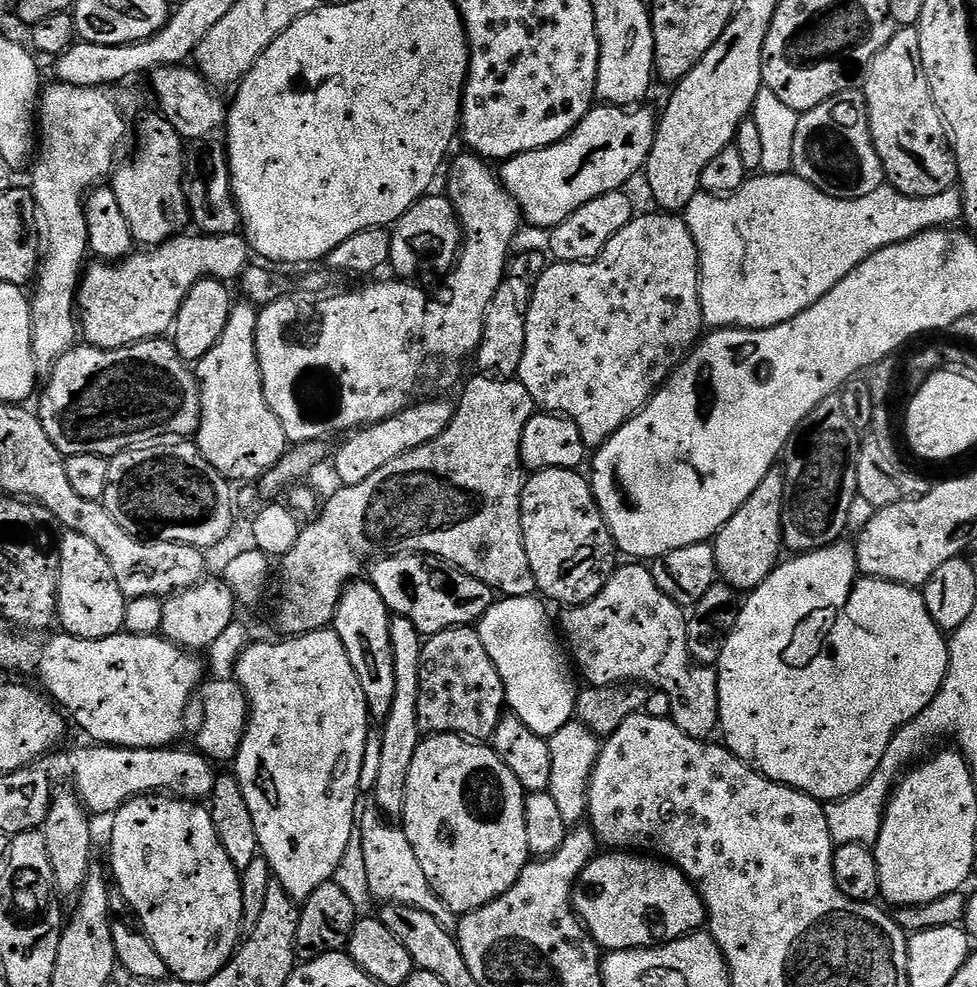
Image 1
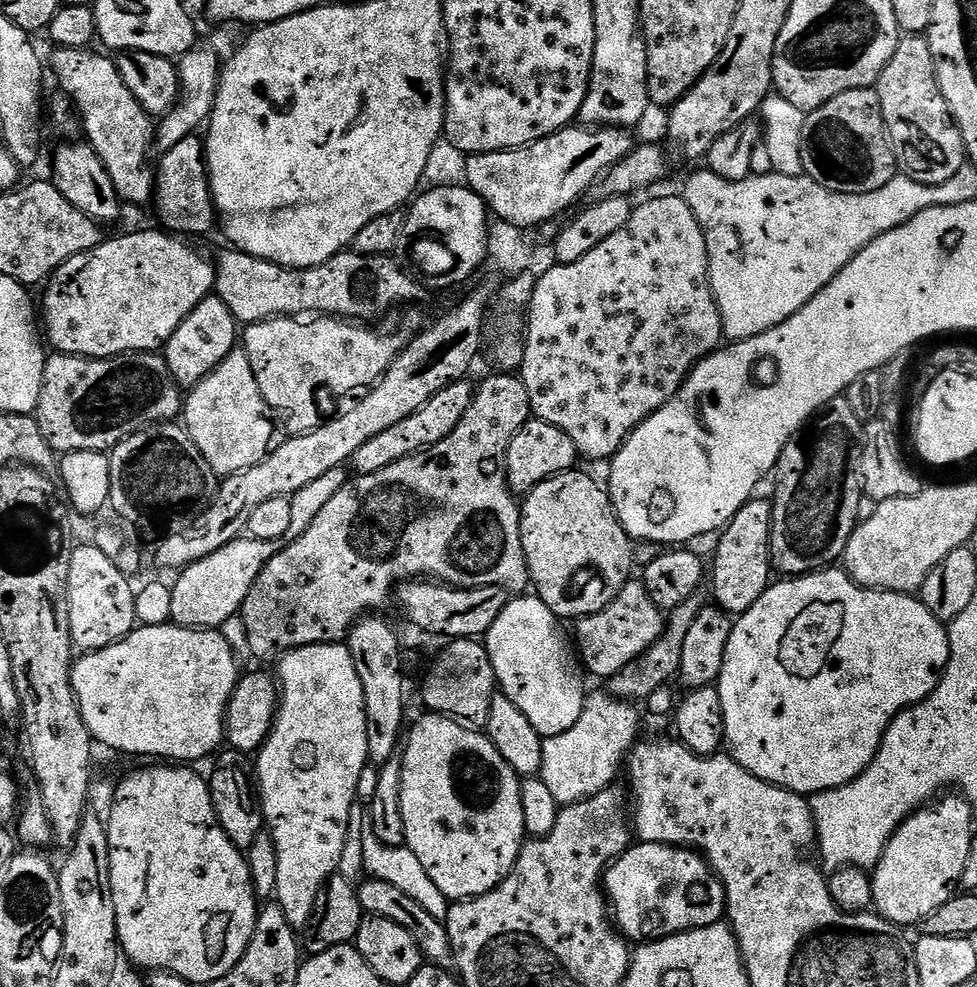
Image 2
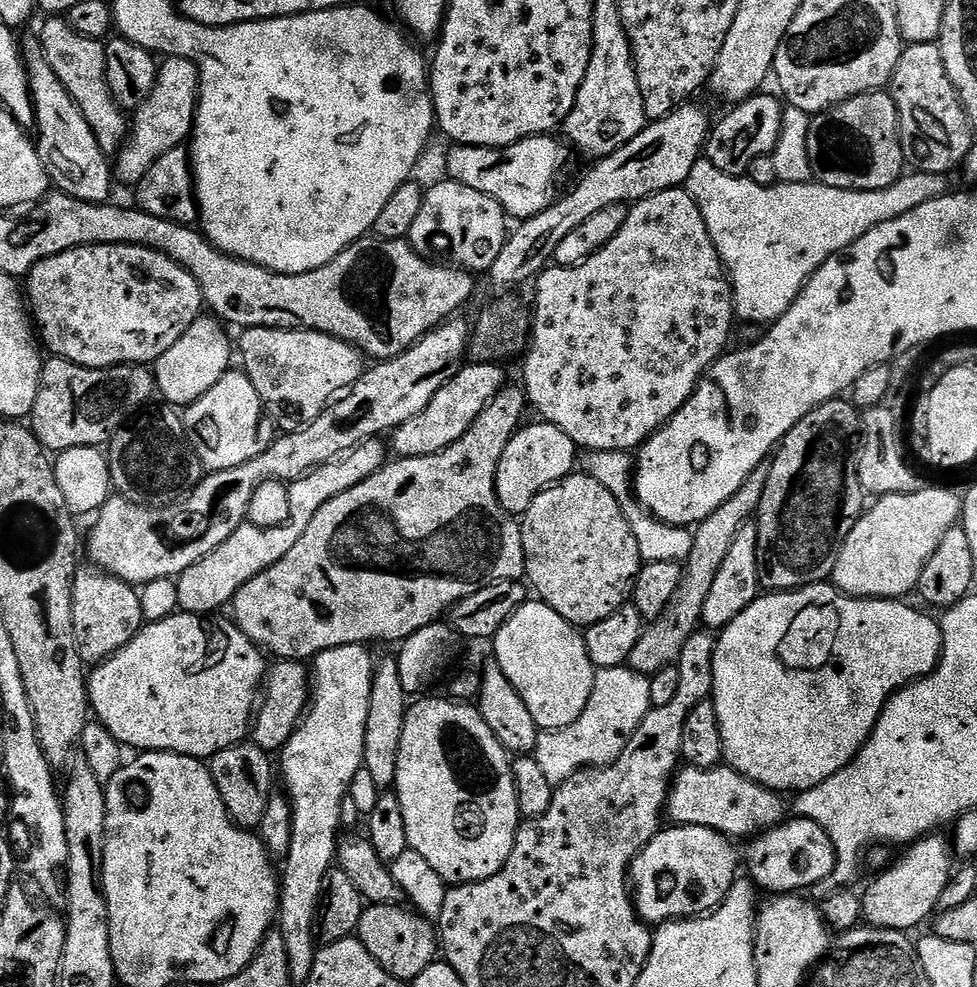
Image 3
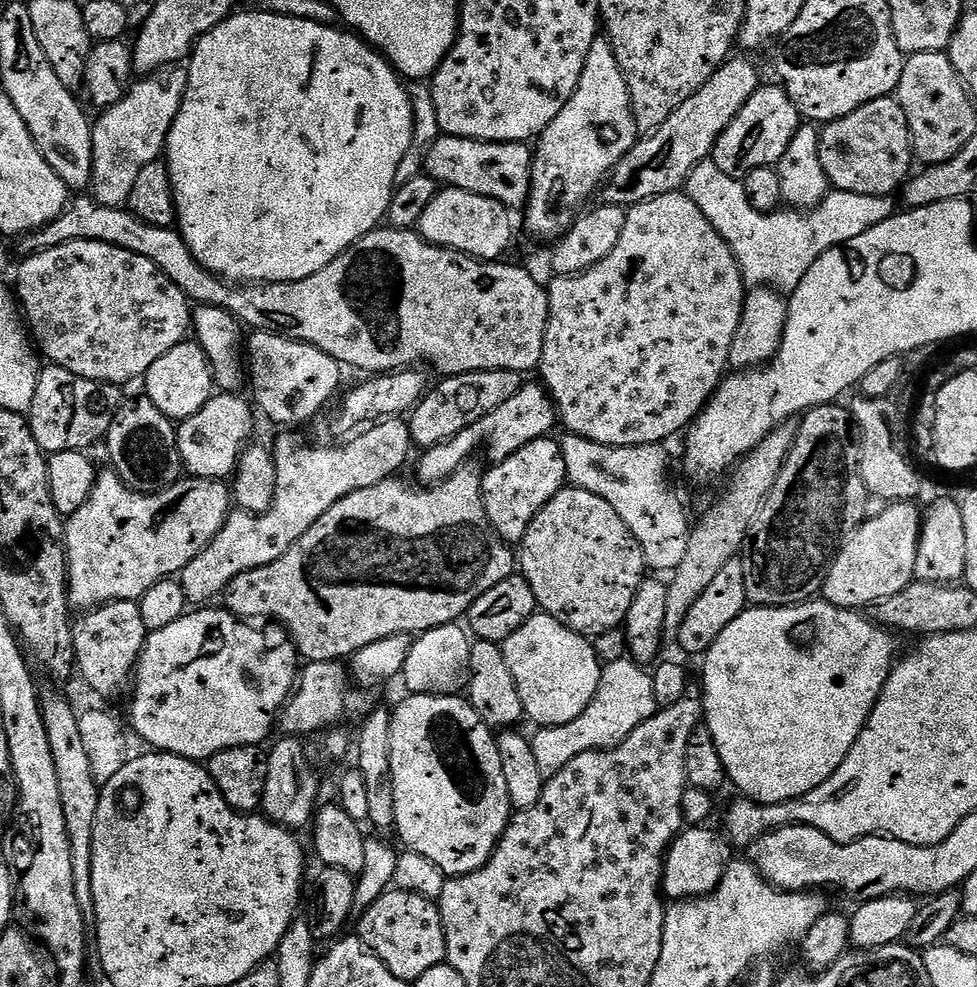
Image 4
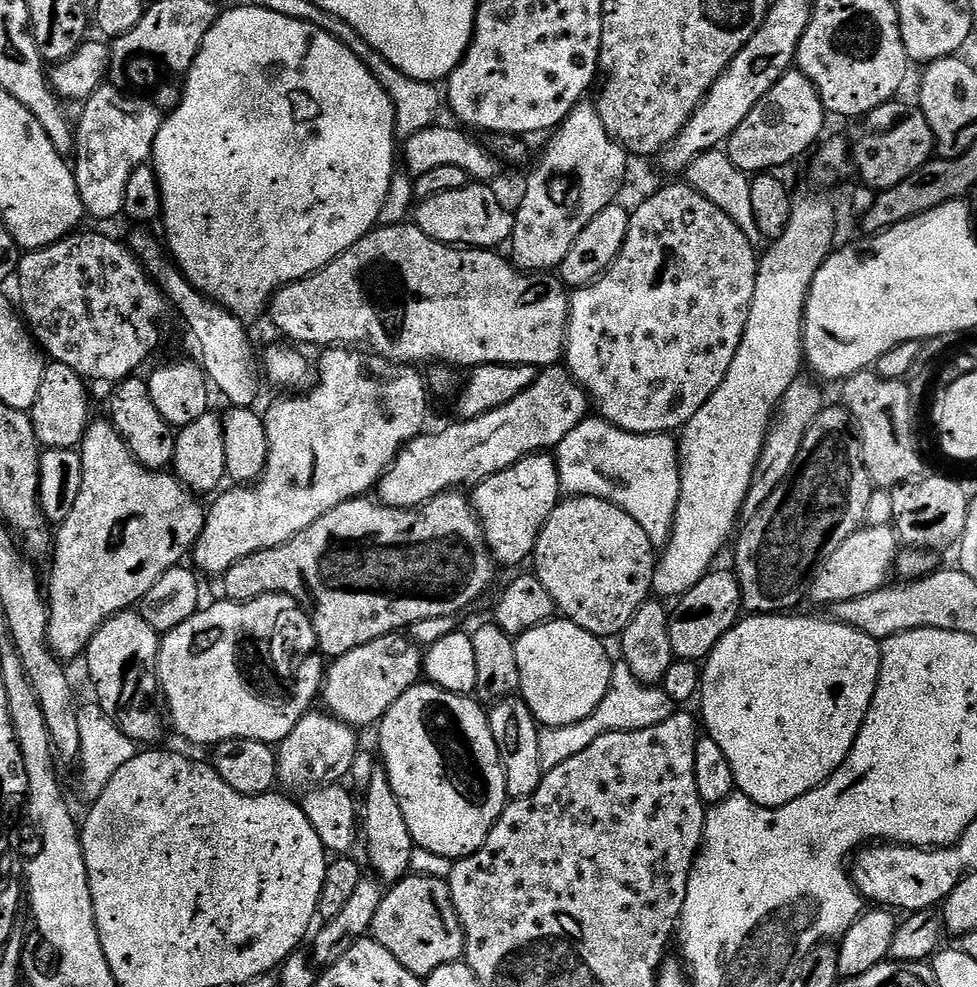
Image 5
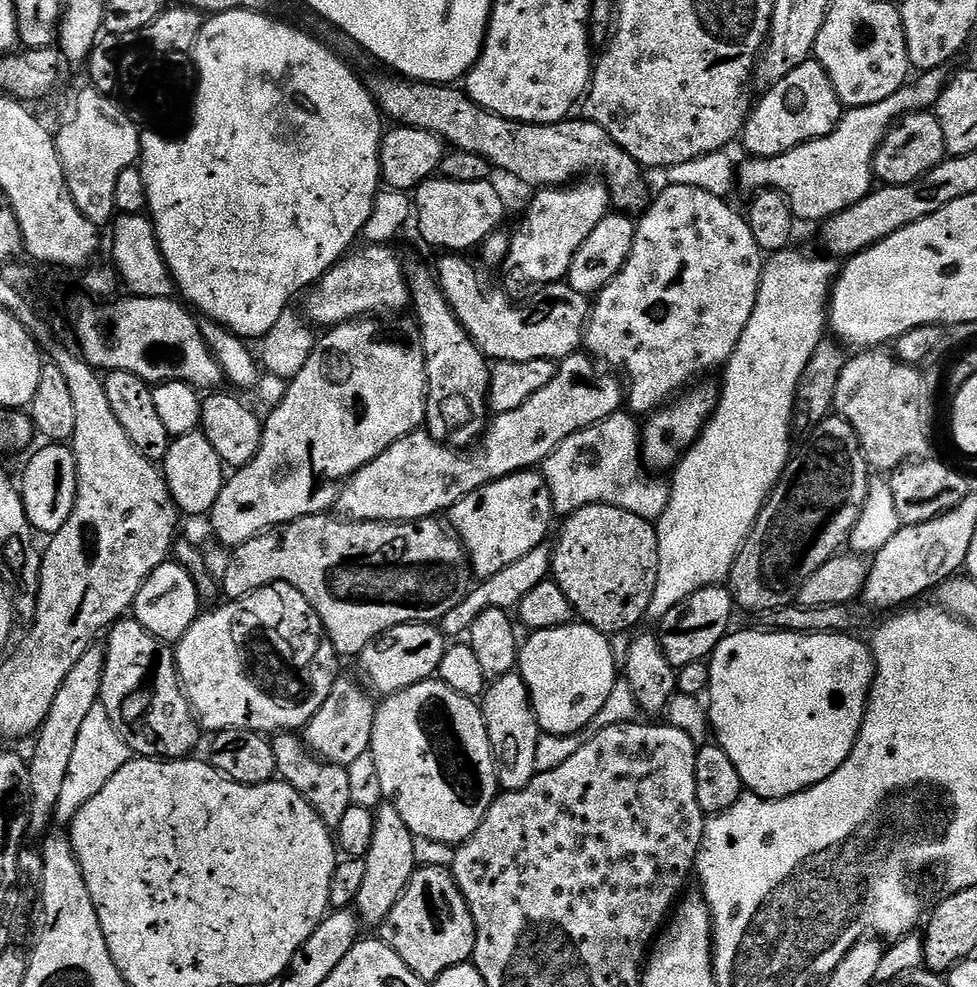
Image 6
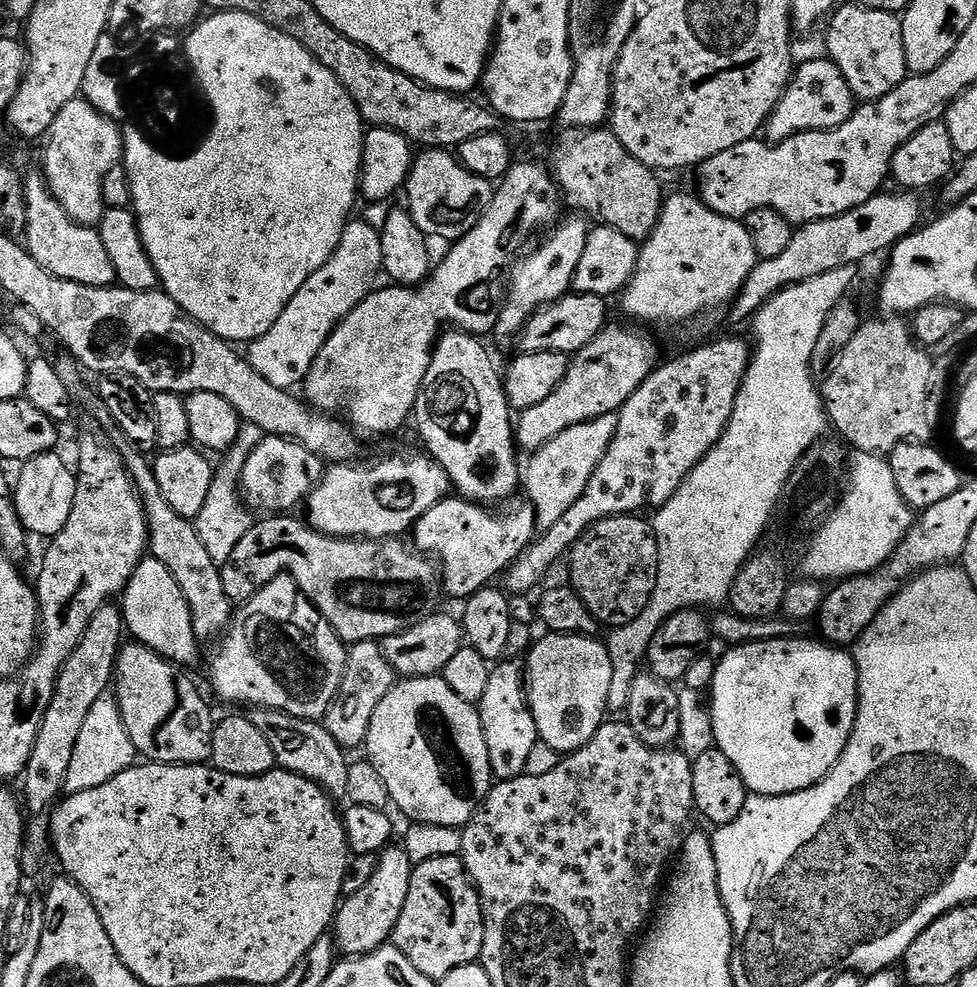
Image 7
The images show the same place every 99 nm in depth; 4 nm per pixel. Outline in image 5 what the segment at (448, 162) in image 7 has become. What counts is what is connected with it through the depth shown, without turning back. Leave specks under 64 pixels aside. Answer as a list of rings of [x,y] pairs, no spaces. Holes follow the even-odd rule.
[[[470,182],[462,190],[434,194],[434,198],[419,201],[414,212],[416,227],[422,229],[431,240],[440,244],[485,250],[499,249],[499,244],[507,245],[511,241],[513,219],[511,211],[504,212],[492,186],[484,182]]]

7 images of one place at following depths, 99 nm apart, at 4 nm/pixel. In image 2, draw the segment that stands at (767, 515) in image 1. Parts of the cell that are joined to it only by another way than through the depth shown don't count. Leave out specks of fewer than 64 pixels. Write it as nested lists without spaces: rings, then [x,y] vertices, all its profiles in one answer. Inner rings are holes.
[[[753,498],[745,502],[742,510],[734,514],[727,528],[719,533],[720,545],[716,548],[716,561],[710,564],[710,584],[715,607],[729,614],[750,610],[770,586],[774,576],[770,554],[770,526],[772,525],[771,499]]]

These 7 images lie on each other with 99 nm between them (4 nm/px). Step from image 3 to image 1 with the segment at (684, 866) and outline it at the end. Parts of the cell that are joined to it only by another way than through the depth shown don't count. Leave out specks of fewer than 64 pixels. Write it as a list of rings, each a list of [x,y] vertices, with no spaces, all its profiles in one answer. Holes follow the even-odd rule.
[[[632,850],[605,853],[592,857],[572,890],[572,909],[601,950],[658,948],[705,927],[706,913],[700,892],[680,868]]]

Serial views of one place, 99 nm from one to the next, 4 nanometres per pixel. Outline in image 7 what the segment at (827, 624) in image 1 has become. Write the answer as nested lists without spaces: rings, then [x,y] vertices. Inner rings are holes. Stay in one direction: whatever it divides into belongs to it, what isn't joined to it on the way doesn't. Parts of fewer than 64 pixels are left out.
[[[797,638],[795,640],[767,640],[766,642],[754,642],[753,644],[737,644],[729,647],[724,657],[719,657],[716,673],[714,674],[714,682],[710,689],[710,711],[713,722],[713,738],[715,747],[722,750],[722,754],[726,754],[726,758],[730,758],[730,762],[734,762],[734,770],[738,770],[738,774],[742,778],[742,782],[748,787],[749,793],[758,796],[785,796],[786,794],[794,794],[806,790],[810,786],[814,786],[822,778],[826,778],[826,774],[830,774],[830,770],[838,762],[838,758],[842,758],[842,750],[846,750],[846,742],[850,742],[850,734],[854,730],[854,722],[856,721],[856,699],[858,698],[858,670],[856,669],[856,657],[851,651],[845,650],[840,646],[833,646],[827,642],[816,640],[804,640],[805,638]]]

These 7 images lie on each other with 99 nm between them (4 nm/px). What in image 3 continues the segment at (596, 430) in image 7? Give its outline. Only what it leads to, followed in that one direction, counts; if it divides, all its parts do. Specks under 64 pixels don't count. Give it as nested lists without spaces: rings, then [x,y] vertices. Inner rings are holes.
[[[602,450],[601,452],[588,452],[583,457],[582,468],[587,475],[593,476],[614,498],[620,503],[624,517],[630,522],[630,530],[634,538],[638,538],[640,559],[644,564],[654,562],[674,562],[680,564],[690,554],[693,533],[687,527],[674,524],[664,524],[656,517],[651,516],[645,508],[640,507],[634,495],[634,460],[629,453]]]

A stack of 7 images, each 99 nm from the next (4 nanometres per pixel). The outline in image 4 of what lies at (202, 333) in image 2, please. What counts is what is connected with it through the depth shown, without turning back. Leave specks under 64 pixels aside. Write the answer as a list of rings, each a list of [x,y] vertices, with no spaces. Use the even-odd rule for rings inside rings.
[[[185,338],[181,344],[174,346],[174,350],[162,354],[162,358],[158,358],[154,366],[150,366],[150,370],[142,378],[143,384],[143,395],[147,400],[154,402],[154,406],[158,406],[158,410],[162,410],[166,418],[183,422],[194,418],[194,414],[198,414],[198,410],[202,410],[202,406],[212,400],[216,378],[202,346],[195,339]]]

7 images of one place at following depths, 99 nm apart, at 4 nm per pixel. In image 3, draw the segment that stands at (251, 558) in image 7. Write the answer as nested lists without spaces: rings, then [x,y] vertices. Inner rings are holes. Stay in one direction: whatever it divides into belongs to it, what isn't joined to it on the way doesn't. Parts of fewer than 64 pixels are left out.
[[[505,387],[503,392],[499,392],[489,402],[486,410],[482,410],[482,414],[478,414],[478,418],[470,426],[470,430],[466,430],[466,434],[462,434],[462,438],[458,438],[458,442],[446,446],[443,452],[422,458],[393,459],[391,462],[385,463],[384,467],[379,468],[370,478],[358,482],[358,486],[338,494],[338,498],[330,498],[330,502],[326,502],[326,506],[319,508],[314,514],[314,518],[310,518],[310,526],[306,526],[306,530],[302,530],[302,538],[298,538],[298,542],[294,542],[294,547],[287,554],[282,554],[282,558],[278,558],[278,562],[274,562],[274,566],[262,570],[262,574],[250,578],[250,582],[246,582],[246,586],[242,586],[238,590],[238,594],[230,605],[233,616],[231,619],[236,627],[240,628],[242,634],[246,634],[246,638],[250,638],[253,644],[267,653],[269,657],[276,656],[272,658],[277,661],[308,662],[318,654],[322,654],[326,650],[334,650],[338,646],[350,646],[351,644],[368,646],[371,645],[371,640],[403,642],[410,639],[418,630],[437,623],[443,617],[440,615],[443,612],[445,615],[462,598],[466,598],[470,594],[478,594],[478,590],[503,580],[520,580],[524,576],[522,534],[519,523],[509,516],[498,502],[496,475],[498,474],[498,462],[502,462],[502,450],[506,450],[510,438],[518,431],[525,419],[525,417],[523,418],[524,408],[526,412],[526,397],[523,387]]]

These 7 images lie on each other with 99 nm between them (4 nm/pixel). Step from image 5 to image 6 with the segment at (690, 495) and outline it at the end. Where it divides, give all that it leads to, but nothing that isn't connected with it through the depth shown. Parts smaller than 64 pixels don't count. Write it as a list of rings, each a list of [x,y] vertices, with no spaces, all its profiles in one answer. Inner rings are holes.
[[[789,246],[767,257],[764,274],[760,277],[754,314],[750,314],[750,322],[746,322],[746,330],[742,330],[742,338],[734,354],[722,369],[724,388],[722,384],[712,419],[700,438],[680,457],[679,464],[671,473],[673,476],[666,510],[662,510],[659,520],[655,521],[658,534],[658,582],[650,598],[649,621],[659,622],[674,605],[682,602],[682,598],[690,598],[690,594],[700,588],[727,581],[732,563],[752,533],[758,514],[784,475],[794,452],[792,436],[798,378],[800,372],[806,370],[810,354],[814,354],[820,341],[825,339],[828,301],[838,272],[835,259],[820,256],[807,256],[799,252],[796,246]]]

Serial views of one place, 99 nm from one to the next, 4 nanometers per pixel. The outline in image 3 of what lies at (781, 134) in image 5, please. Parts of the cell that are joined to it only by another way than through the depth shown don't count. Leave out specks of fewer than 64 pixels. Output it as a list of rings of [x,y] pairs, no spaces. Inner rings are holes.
[[[757,94],[749,100],[743,100],[728,110],[717,124],[715,121],[708,134],[706,158],[714,162],[718,170],[731,176],[743,176],[747,173],[750,162],[754,162],[754,158],[771,156],[775,150],[782,130],[785,105],[779,99],[776,101],[774,97],[764,95]]]

